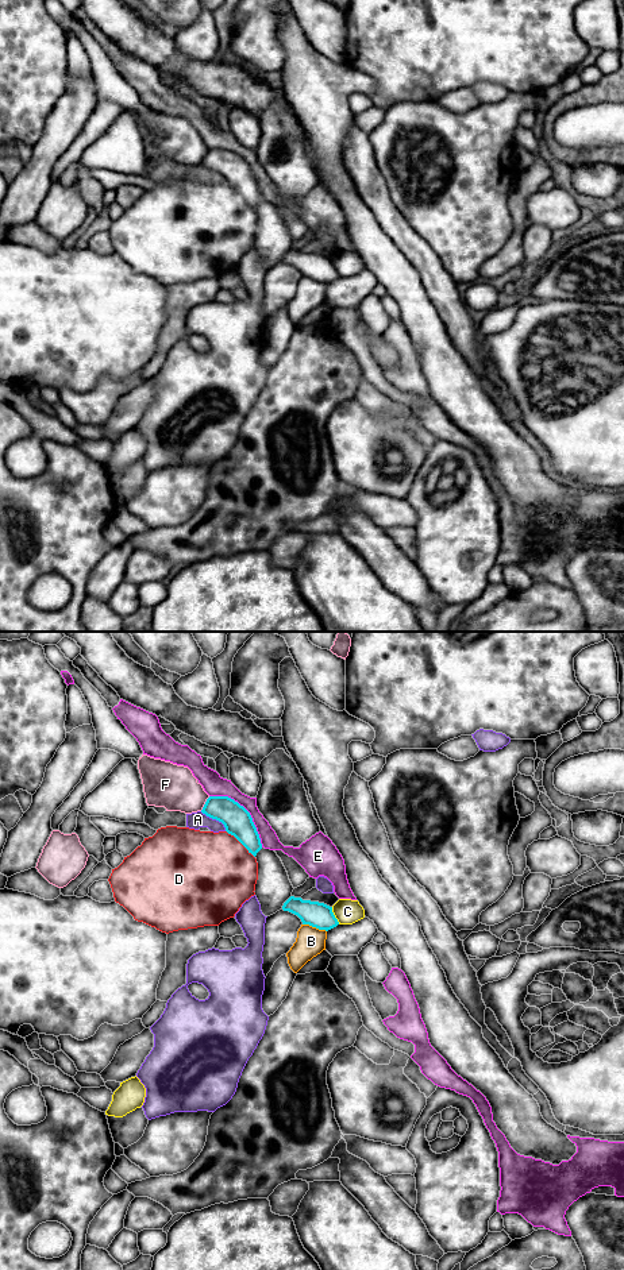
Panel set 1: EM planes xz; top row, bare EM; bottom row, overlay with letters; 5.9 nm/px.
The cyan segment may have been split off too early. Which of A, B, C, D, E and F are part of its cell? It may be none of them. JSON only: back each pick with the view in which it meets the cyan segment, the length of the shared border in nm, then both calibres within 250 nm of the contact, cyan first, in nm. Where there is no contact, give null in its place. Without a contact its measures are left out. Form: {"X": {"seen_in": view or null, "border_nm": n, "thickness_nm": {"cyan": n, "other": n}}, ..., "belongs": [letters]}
{"belongs": []}

